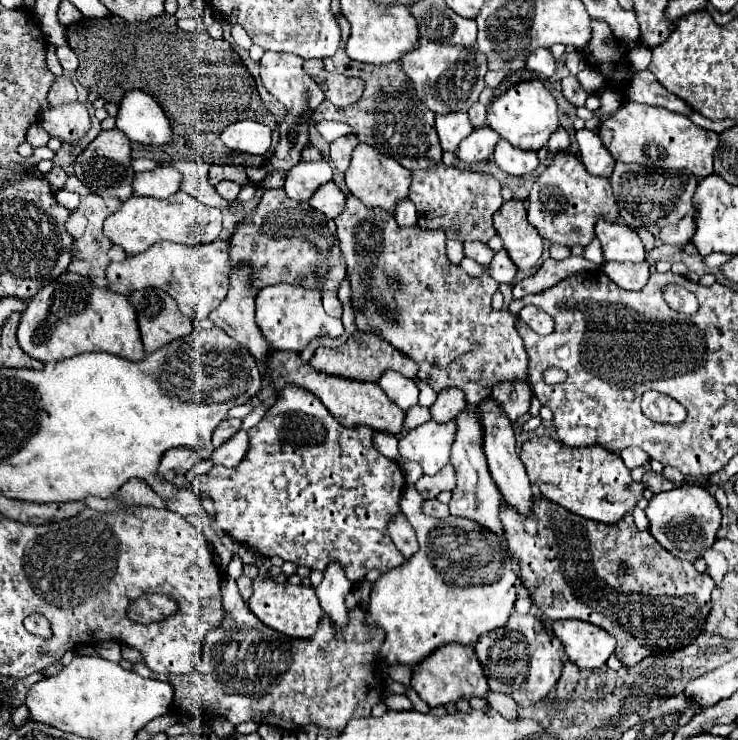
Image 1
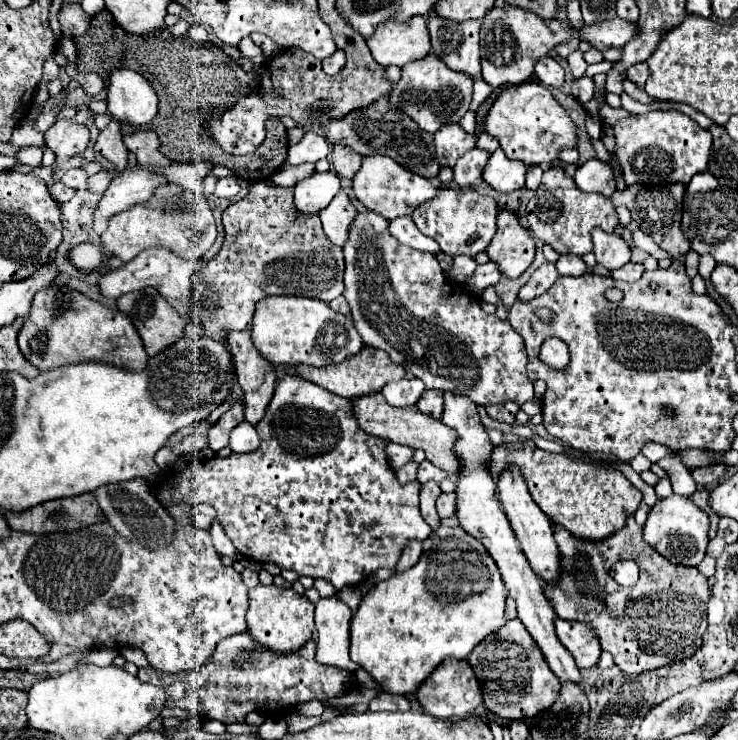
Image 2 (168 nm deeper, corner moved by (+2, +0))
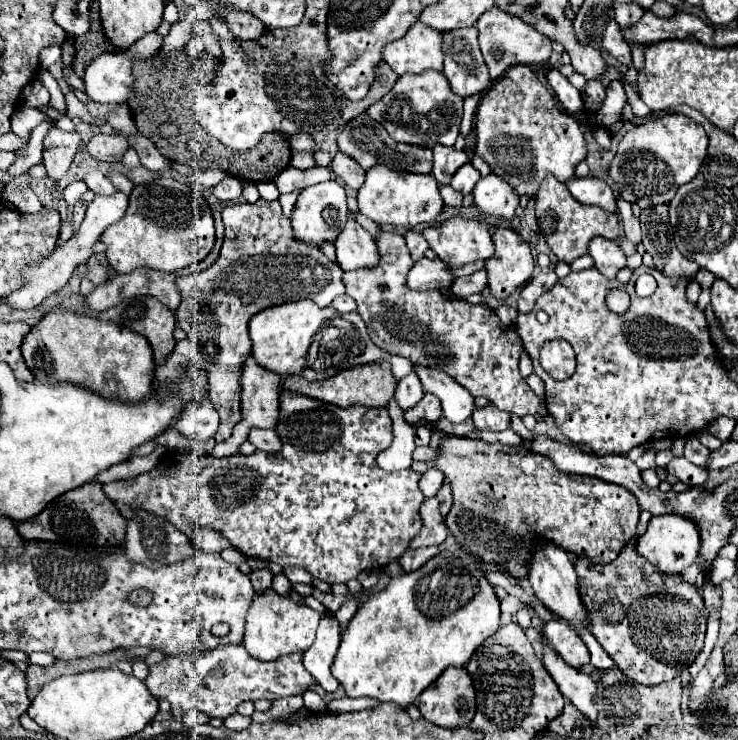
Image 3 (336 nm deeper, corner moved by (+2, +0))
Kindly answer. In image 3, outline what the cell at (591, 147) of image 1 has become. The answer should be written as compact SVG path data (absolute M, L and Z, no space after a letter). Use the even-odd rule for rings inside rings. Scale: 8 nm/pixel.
M575 176L565 184L567 184L569 192L573 194L573 198L577 198L579 202L601 206L603 210L609 210L609 212L617 210L615 194L605 180L595 178L595 176L585 176L585 178Z

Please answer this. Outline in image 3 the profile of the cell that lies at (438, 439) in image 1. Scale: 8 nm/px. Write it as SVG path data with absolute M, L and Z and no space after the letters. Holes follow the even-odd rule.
M437 468L427 470L427 472L421 476L421 482L419 482L421 492L423 492L425 496L435 496L437 490L441 488L441 484L443 484L443 478L445 478L445 476L443 476L441 470L437 470Z

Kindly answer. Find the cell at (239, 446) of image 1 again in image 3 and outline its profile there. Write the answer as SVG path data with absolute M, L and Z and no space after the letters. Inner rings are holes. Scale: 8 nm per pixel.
M251 428L251 430L249 430L249 442L251 442L257 450L265 450L265 452L277 452L277 450L281 448L281 442L279 442L275 430Z

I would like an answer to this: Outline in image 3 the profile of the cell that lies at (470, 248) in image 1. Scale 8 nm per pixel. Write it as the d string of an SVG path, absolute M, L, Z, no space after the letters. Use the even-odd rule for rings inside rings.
M421 258L409 272L407 286L413 290L445 290L449 292L453 286L453 280L457 278L455 268L451 268L447 262Z

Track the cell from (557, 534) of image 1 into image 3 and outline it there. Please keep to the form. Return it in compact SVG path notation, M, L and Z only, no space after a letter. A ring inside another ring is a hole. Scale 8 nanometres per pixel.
M635 540L621 550L619 558L613 562L613 568L593 564L585 556L575 556L575 572L579 578L579 594L587 612L589 630L629 680L653 686L673 680L683 668L693 664L703 648L707 624L705 602L699 594L699 586L685 582L681 574L661 574L655 570L655 566L635 550Z

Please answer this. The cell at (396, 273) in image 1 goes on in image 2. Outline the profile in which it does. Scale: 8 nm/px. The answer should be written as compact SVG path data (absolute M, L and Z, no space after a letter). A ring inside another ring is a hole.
M359 214L359 218L353 222L353 226L349 230L349 240L343 246L343 254L345 254L345 292L343 292L343 296L347 298L347 302L351 306L351 318L355 322L355 328L363 336L363 342L367 346L377 348L377 350L385 350L395 364L403 366L407 372L411 372L413 376L417 376L419 380L423 380L427 388L453 390L457 394L463 394L467 398L471 398L479 406L503 404L503 402L515 402L515 404L523 406L525 402L531 402L535 398L535 394L533 394L533 382L529 380L527 370L525 370L525 366L527 366L527 352L525 352L525 346L523 346L523 338L509 326L509 322L503 322L497 316L485 314L481 310L479 302L475 300L475 296L471 296L469 292L467 292L467 300L457 300L457 294L461 294L461 298L463 298L463 292L457 290L459 286L455 282L447 280L447 276L441 270L435 254L431 254L431 252L419 252L419 250L413 250L413 248L409 248L409 246L393 240L393 236L389 234L387 226L389 226L389 222L383 216L377 216L377 224L375 224L369 218L369 214Z

